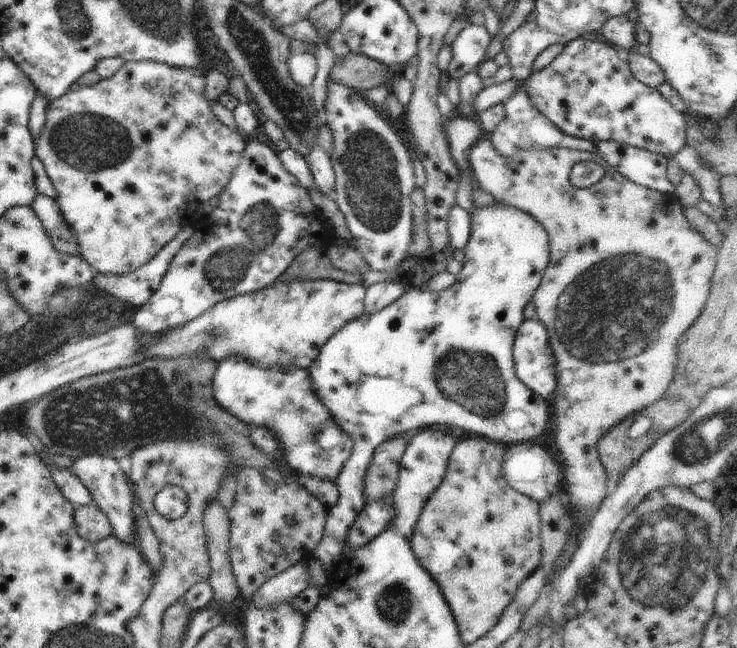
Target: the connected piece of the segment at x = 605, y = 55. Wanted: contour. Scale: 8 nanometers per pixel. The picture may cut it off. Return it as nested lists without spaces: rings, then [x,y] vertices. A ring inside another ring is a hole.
[[[573,40],[540,72],[525,81],[513,78],[483,87],[475,96],[474,118],[496,103],[505,103],[514,89],[524,87],[532,104],[566,134],[591,141],[614,141],[673,159],[687,145],[686,114],[668,102],[658,89],[640,82],[620,59],[615,47],[602,41]]]

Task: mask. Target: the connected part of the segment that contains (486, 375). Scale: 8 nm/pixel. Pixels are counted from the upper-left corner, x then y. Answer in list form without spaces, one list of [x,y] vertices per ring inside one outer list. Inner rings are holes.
[[[494,202],[490,204],[490,206],[481,209],[474,206],[469,212],[469,215],[471,218],[471,231],[467,245],[463,248],[465,256],[462,270],[456,275],[456,280],[450,288],[443,291],[433,291],[426,288],[426,286],[419,288],[420,290],[418,290],[418,288],[411,288],[407,292],[405,291],[398,300],[383,310],[373,314],[367,312],[362,313],[360,318],[345,324],[332,338],[328,339],[328,342],[321,347],[318,358],[309,368],[310,378],[312,379],[317,397],[320,397],[322,402],[331,410],[336,422],[352,437],[355,444],[351,457],[335,480],[339,490],[339,501],[333,509],[328,510],[324,536],[313,554],[314,557],[319,558],[323,562],[324,568],[330,577],[333,577],[334,573],[336,573],[336,571],[333,570],[333,562],[337,561],[337,558],[340,558],[342,554],[344,554],[344,548],[347,538],[349,537],[348,533],[352,528],[353,522],[368,503],[364,494],[365,476],[372,462],[376,447],[379,444],[396,436],[396,434],[400,434],[400,432],[414,430],[414,428],[420,430],[423,428],[433,428],[435,425],[459,426],[471,436],[487,436],[490,440],[503,442],[506,446],[532,443],[534,438],[538,438],[540,434],[544,434],[544,430],[548,430],[546,424],[548,424],[548,406],[550,400],[546,400],[542,398],[542,396],[532,392],[515,373],[513,342],[518,327],[525,319],[523,308],[534,296],[538,286],[540,286],[540,281],[548,266],[550,250],[549,234],[534,216],[512,205],[507,205],[505,202]]]

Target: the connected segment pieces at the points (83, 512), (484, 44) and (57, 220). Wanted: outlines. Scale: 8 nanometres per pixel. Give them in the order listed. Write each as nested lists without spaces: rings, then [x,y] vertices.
[[[77,506],[74,522],[78,534],[89,543],[102,542],[111,535],[111,524],[108,517],[96,506]]]
[[[466,24],[451,44],[452,58],[446,71],[448,78],[461,79],[465,74],[476,70],[486,58],[491,40],[484,26]]]
[[[39,194],[30,207],[35,210],[38,218],[43,222],[56,250],[69,255],[80,254],[77,237],[68,222],[64,220],[56,200]]]

